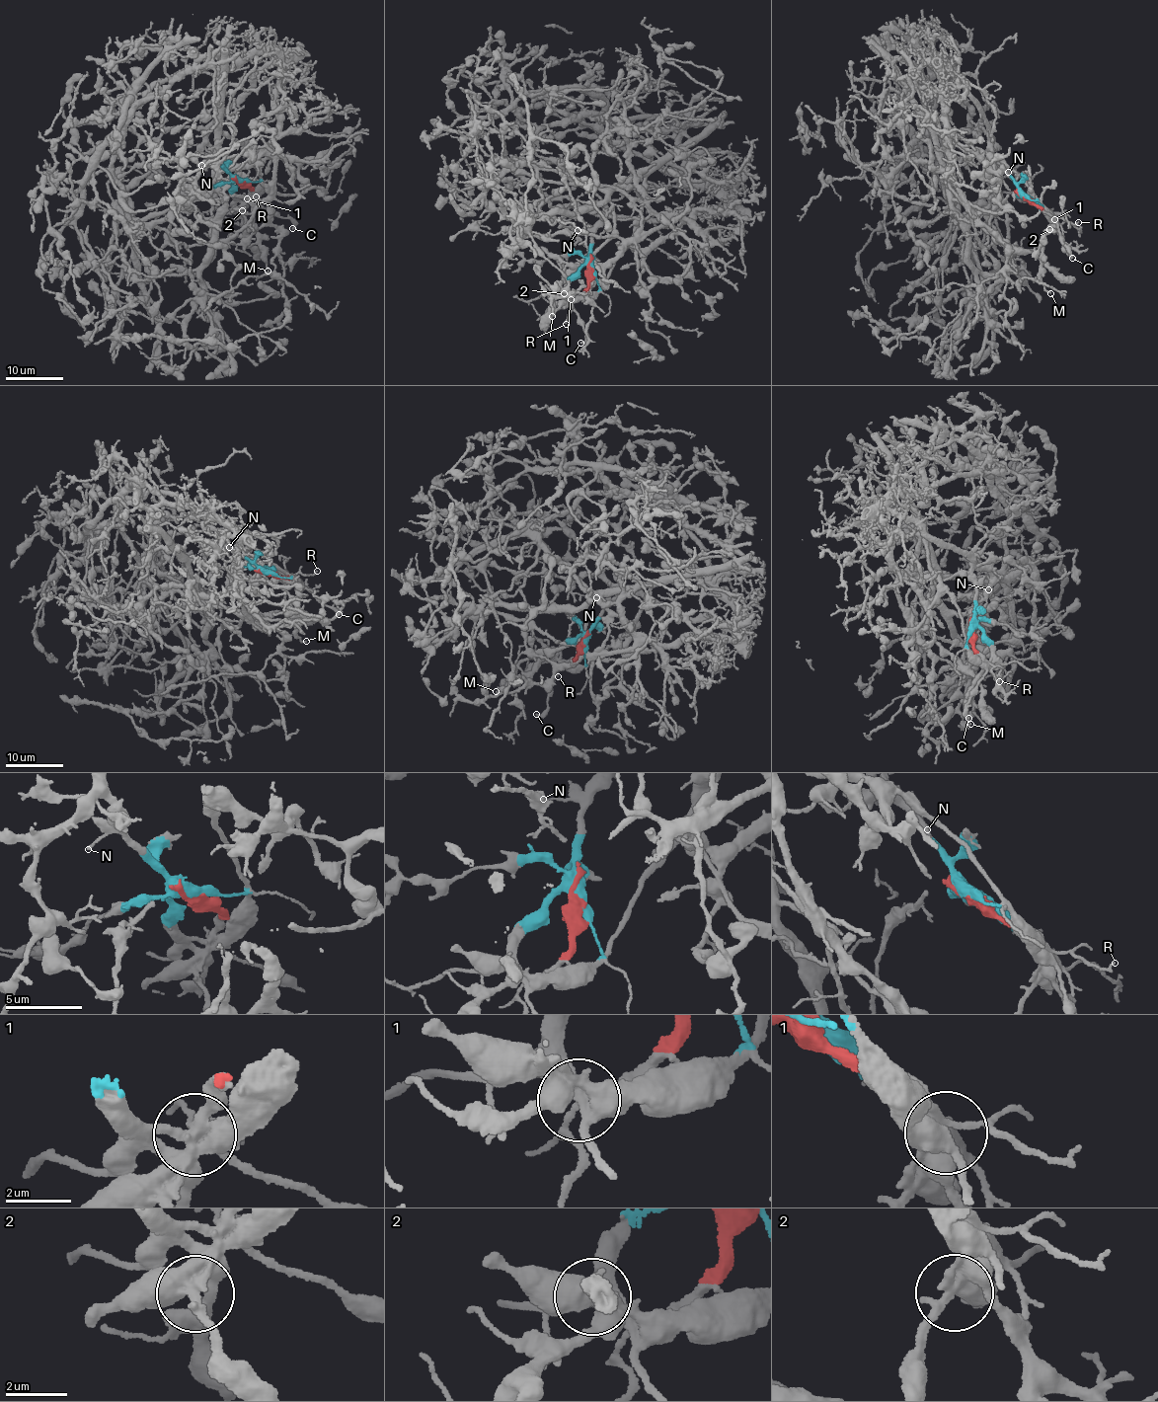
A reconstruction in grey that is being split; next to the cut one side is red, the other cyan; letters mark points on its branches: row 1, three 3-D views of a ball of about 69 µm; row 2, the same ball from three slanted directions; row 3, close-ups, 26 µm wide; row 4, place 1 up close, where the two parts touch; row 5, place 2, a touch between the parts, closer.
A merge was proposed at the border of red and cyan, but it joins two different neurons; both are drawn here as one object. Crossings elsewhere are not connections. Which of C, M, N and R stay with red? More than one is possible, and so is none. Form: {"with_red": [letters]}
{"with_red": ["R"]}

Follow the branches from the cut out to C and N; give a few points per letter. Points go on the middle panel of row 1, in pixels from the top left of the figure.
C: (590, 266), (579, 268), (567, 289), (585, 332), (584, 342), (579, 343)
N: (590, 266), (591, 233), (578, 230)

